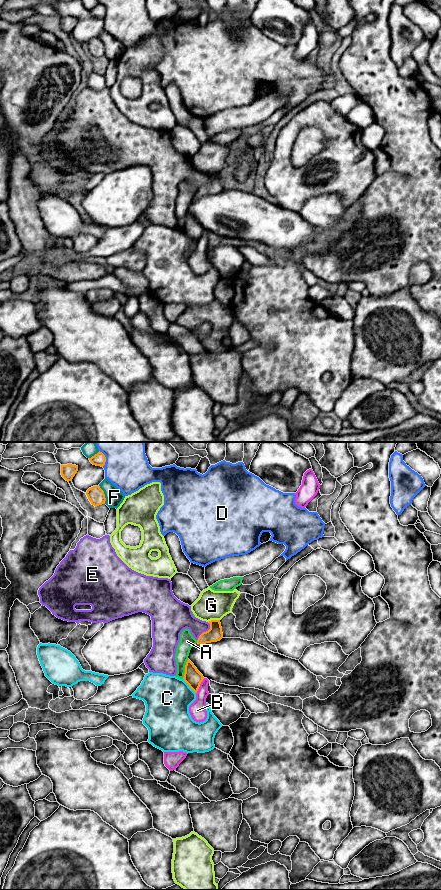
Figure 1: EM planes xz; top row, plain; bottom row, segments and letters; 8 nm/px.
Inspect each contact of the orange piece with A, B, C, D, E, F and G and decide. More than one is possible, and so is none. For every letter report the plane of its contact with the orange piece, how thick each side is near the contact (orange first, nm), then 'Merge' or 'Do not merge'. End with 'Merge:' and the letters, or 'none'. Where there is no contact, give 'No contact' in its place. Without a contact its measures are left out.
A: Touches orange in xz. Thickness 140 nm (orange) against 120 nm. Do not merge
B: Touches orange in xz. Thickness 140 nm (orange) against 140 nm. Do not merge
C: Touches orange in xz. Thickness 140 nm (orange) against 360 nm. Do not merge
D: Touches orange in xz. Thickness 110 nm (orange) against 340 nm. Do not merge
E: Touches orange in xz. Thickness 120 nm (orange) against 220 nm. Do not merge
F: Touches orange in xz. Thickness 140 nm (orange) against 140 nm. Do not merge
G: Touches orange in xz. Thickness 120 nm (orange) against 240 nm. Do not merge
Merge: none

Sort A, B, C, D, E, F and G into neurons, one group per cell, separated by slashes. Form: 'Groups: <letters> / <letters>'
Groups: A F / B / C / D / E / G

